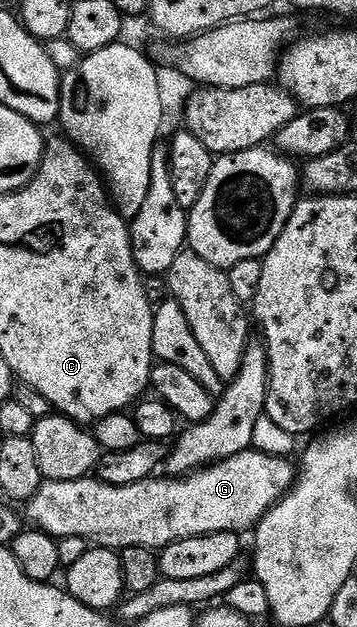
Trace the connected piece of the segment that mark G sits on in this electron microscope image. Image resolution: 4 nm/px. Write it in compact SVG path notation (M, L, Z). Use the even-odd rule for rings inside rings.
M258 447L245 449L240 455L232 455L205 469L198 469L187 477L155 475L149 481L128 483L128 487L116 487L104 483L97 477L81 477L67 481L43 480L40 491L25 502L24 517L35 529L43 529L55 539L79 537L91 546L100 549L121 551L128 547L144 547L161 551L177 541L192 539L213 533L249 534L262 520L264 515L280 504L286 494L294 487L296 465L282 457L261 453Z

